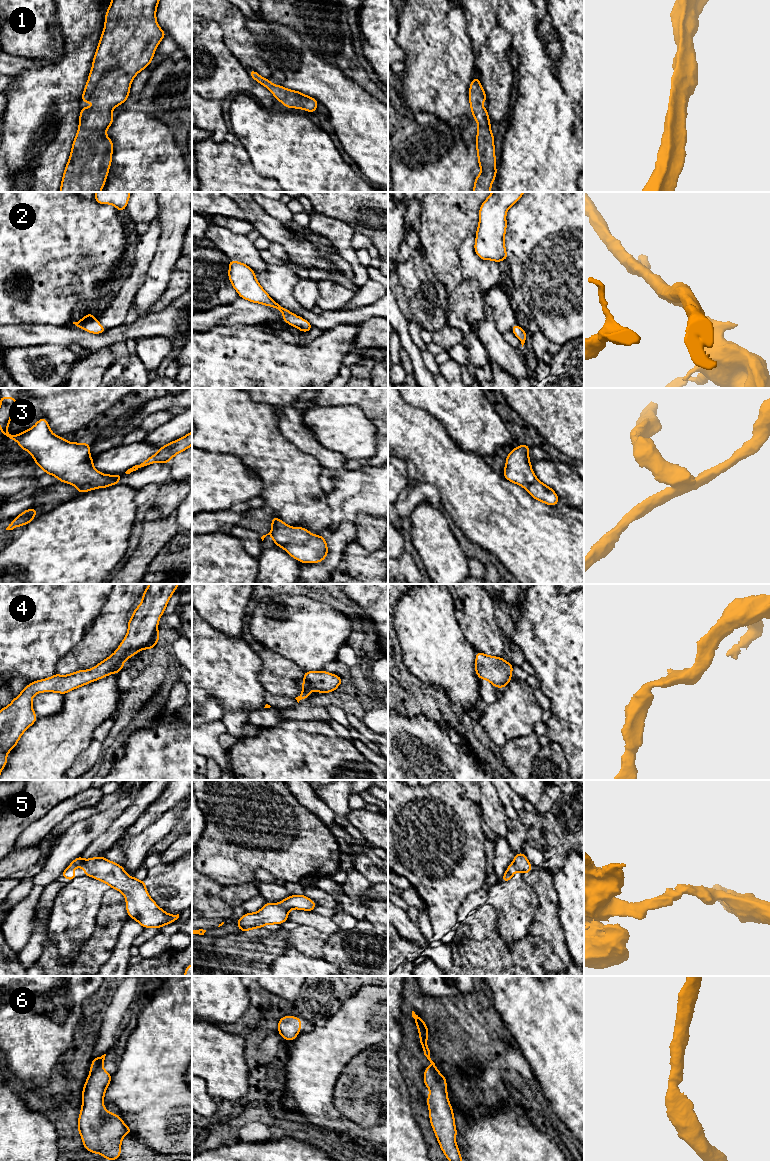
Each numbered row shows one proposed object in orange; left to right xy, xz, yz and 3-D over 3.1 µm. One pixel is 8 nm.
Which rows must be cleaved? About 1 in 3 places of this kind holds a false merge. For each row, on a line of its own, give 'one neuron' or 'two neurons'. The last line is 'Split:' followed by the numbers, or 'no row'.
1: one neuron
2: one neuron
3: two neurons
4: one neuron
5: one neuron
6: one neuron
Split: 3

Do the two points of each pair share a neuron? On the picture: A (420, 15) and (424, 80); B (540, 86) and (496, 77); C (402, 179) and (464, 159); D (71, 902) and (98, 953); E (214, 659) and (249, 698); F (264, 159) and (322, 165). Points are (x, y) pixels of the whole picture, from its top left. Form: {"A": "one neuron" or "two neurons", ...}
{"A": "one neuron", "B": "two neurons", "C": "one neuron", "D": "two neurons", "E": "one neuron", "F": "one neuron"}

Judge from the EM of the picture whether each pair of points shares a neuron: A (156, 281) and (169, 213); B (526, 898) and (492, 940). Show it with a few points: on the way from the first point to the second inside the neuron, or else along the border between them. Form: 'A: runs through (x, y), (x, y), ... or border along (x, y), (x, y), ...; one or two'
A: runs through (162, 264), (168, 253), (169, 230); one
B: border along (493, 908), (500, 936), (508, 945), (519, 941); two

